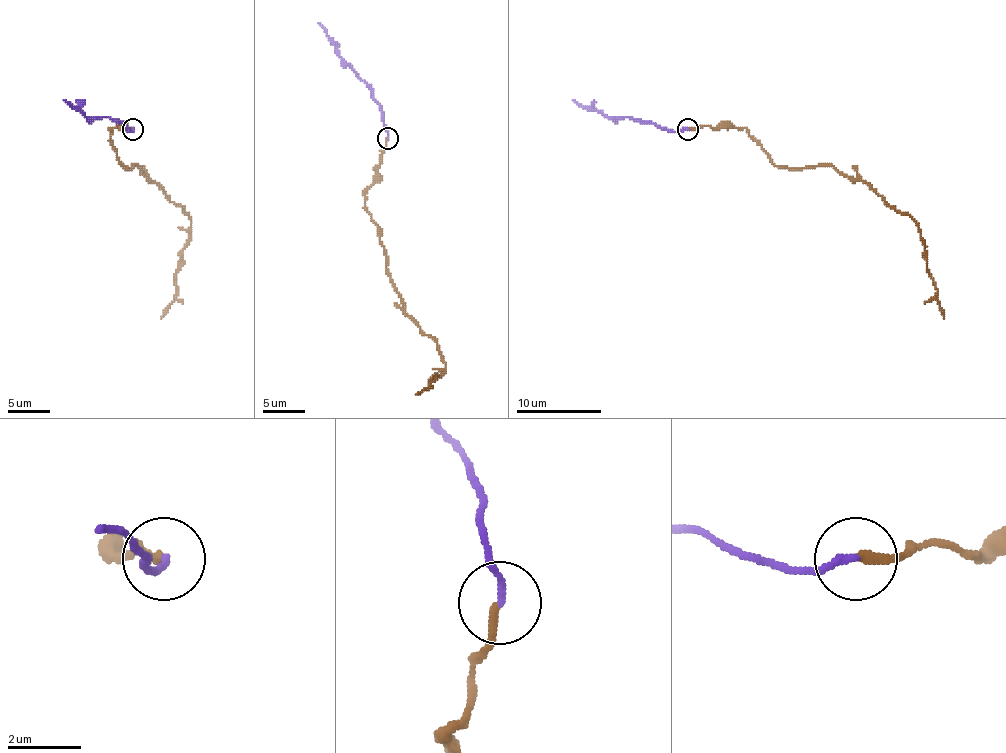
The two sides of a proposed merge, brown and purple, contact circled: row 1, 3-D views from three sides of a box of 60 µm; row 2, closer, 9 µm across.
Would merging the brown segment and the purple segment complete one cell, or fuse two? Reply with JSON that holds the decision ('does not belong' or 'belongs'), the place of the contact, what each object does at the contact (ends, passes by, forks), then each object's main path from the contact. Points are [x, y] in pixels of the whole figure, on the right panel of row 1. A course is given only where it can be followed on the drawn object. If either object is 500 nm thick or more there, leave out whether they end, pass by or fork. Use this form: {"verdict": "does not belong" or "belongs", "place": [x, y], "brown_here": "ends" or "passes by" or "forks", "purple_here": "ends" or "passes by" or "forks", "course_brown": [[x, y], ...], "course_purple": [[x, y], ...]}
{"verdict": "does not belong", "place": [688, 129], "brown_here": "ends", "purple_here": "ends", "course_brown": [[687, 130], [704, 125], [744, 127], [776, 166], [831, 166], [861, 178], [918, 227], [943, 318]], "course_purple": [[687, 130], [662, 130], [653, 123], [640, 123], [630, 117], [611, 117], [573, 100]]}

